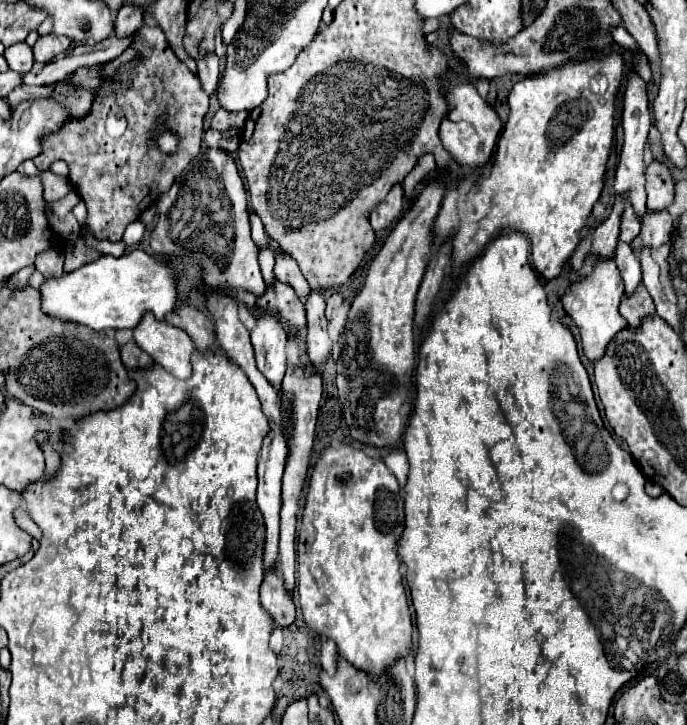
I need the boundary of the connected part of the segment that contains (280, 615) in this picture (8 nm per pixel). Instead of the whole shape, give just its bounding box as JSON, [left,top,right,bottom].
[260,571,296,629]

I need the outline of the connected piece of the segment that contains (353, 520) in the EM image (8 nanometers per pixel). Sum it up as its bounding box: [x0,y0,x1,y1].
[296,445,412,673]

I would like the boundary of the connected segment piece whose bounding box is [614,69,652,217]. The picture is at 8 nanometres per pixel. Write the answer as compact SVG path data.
M630 69L628 87L626 87L626 95L624 95L624 113L622 113L624 147L622 147L622 155L620 155L620 165L616 169L614 191L616 191L616 195L628 195L630 205L634 207L636 215L640 215L640 217L644 217L644 213L646 213L644 145L646 145L646 139L648 139L650 125L652 125L652 121L650 121L650 109L648 109L648 97L646 97L646 83L638 77L638 73L634 73L634 69Z

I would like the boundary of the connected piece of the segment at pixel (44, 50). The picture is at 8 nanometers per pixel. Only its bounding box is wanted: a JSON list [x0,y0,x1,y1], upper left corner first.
[32,33,72,63]

